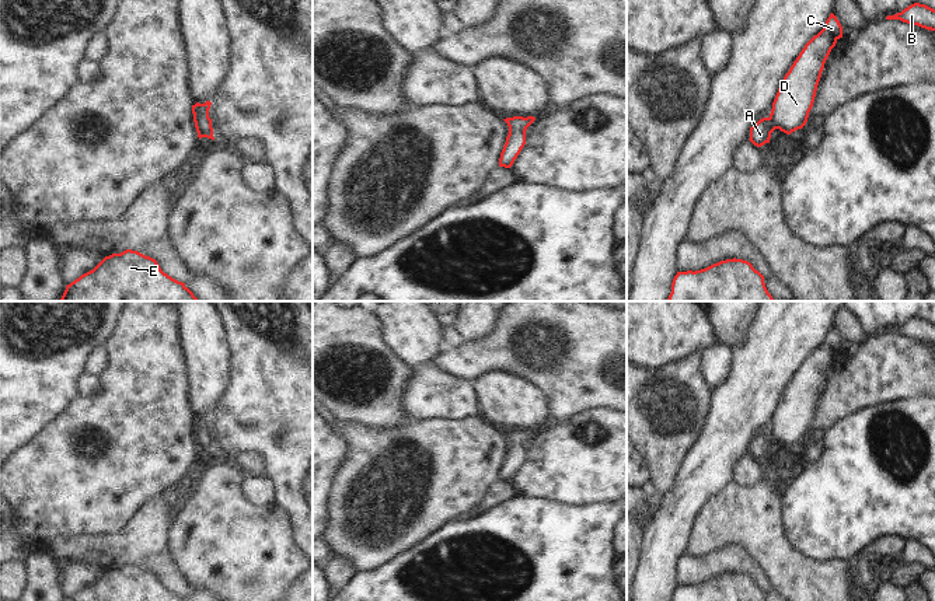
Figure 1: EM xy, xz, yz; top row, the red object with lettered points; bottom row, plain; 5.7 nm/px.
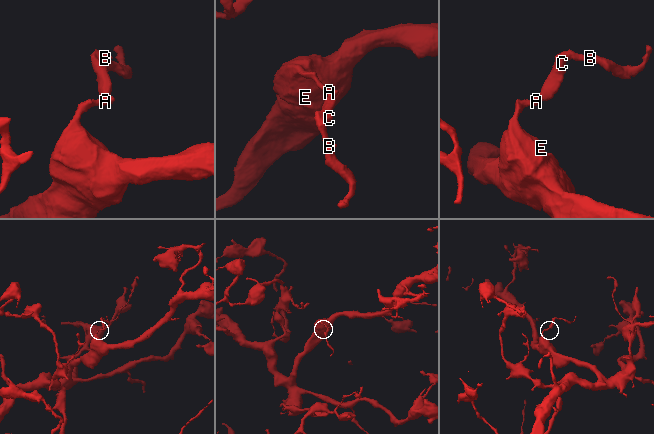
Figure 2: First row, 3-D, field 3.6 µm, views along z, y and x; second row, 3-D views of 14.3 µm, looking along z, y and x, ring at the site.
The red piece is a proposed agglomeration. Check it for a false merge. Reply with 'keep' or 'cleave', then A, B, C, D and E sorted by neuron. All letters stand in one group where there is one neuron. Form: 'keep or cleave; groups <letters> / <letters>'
keep; groups A B C D E

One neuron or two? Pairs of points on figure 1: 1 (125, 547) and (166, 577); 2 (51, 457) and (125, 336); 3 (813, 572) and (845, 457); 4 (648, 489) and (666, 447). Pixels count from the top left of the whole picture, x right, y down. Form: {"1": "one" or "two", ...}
{"1": "one", "2": "one", "3": "two", "4": "two"}

